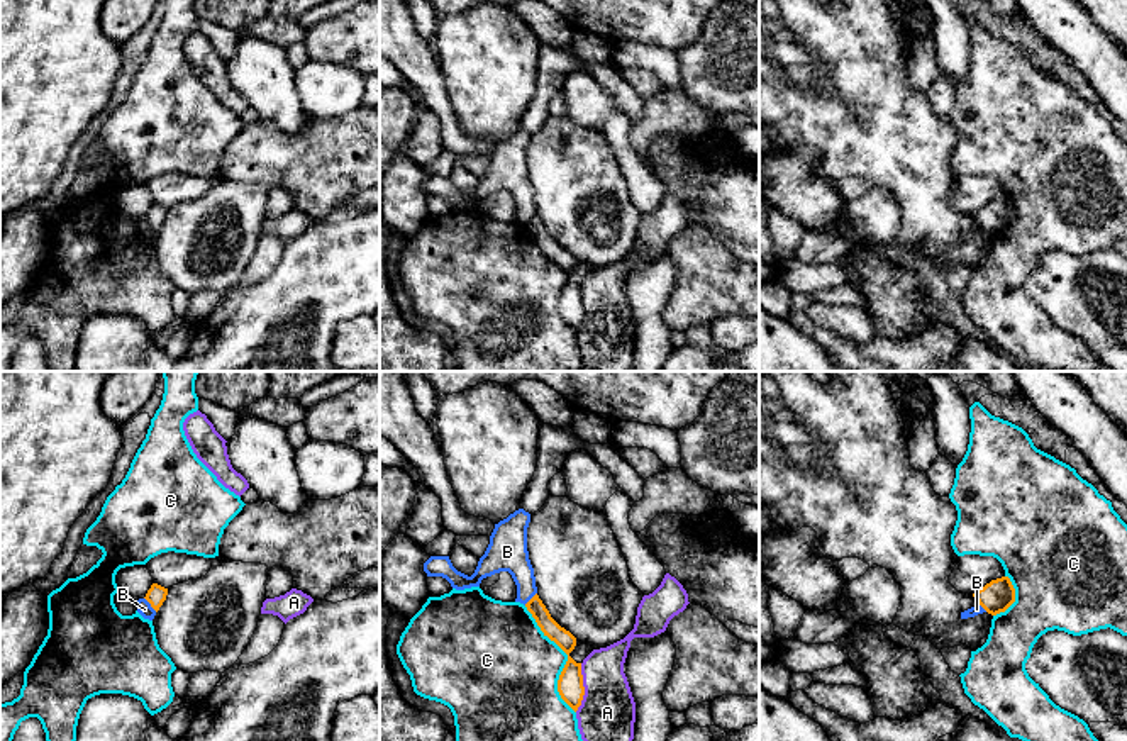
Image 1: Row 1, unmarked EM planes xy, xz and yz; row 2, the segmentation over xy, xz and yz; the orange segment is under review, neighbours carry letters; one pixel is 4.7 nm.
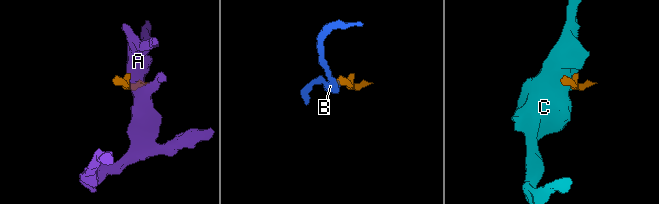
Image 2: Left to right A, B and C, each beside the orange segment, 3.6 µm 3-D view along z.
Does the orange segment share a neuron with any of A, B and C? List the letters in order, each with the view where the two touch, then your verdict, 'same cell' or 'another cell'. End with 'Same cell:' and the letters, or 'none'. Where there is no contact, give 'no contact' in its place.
A: meets orange in xz; another cell
B: meets orange in xy; another cell
C: meets orange in xz; another cell
Same cell: none

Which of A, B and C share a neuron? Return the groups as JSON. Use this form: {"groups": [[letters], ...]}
{"groups": [["A"], ["B"], ["C"]]}

